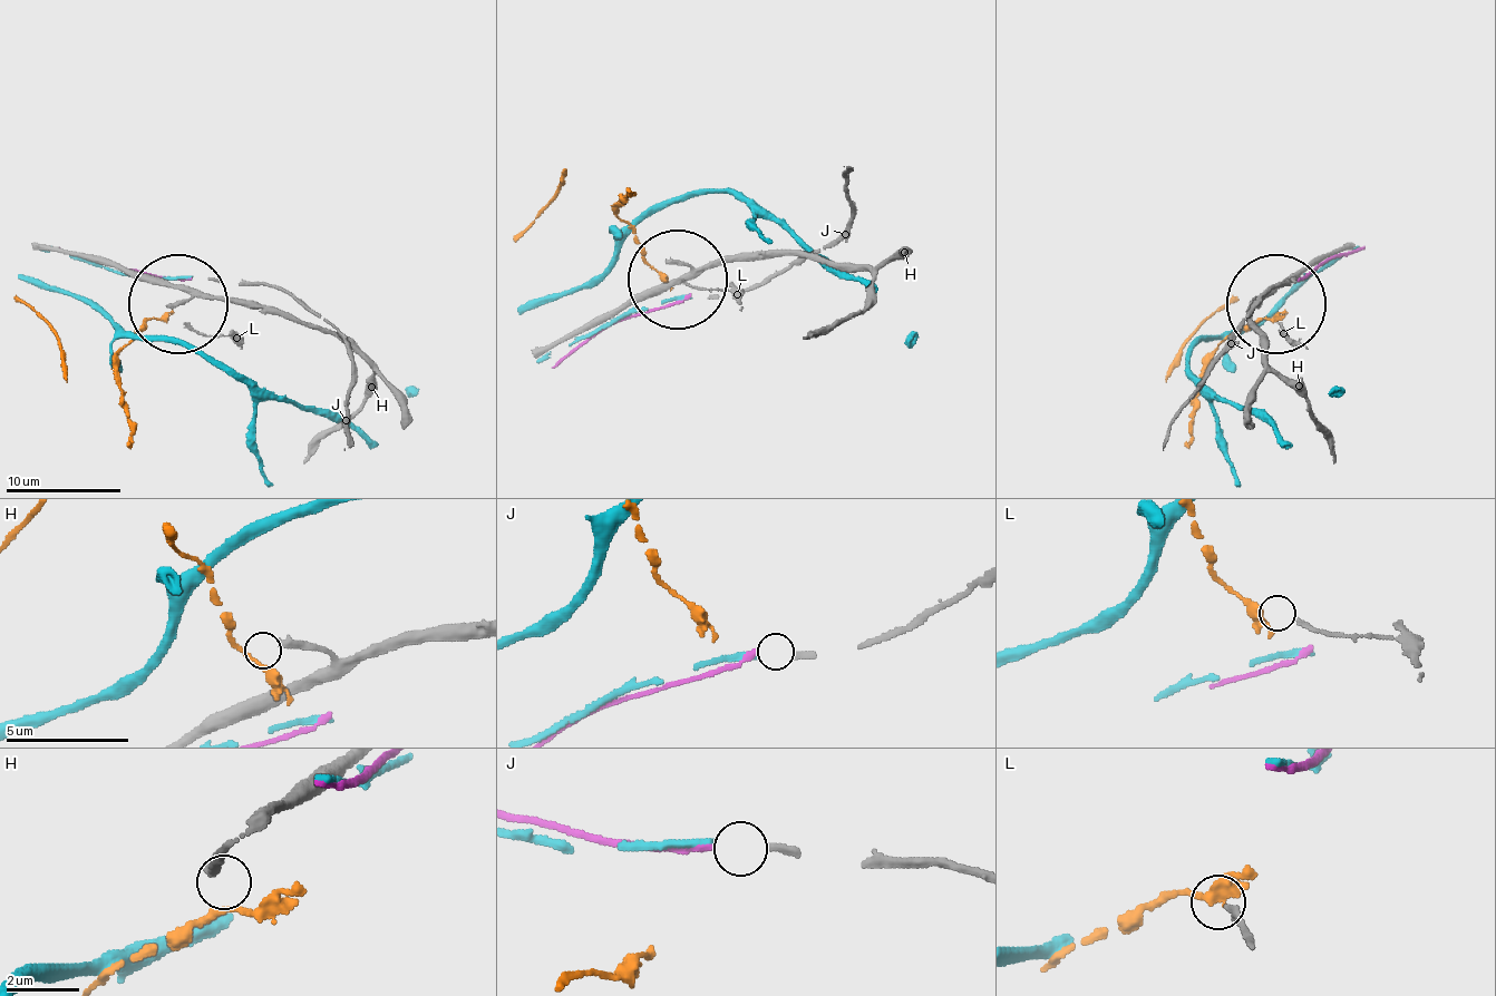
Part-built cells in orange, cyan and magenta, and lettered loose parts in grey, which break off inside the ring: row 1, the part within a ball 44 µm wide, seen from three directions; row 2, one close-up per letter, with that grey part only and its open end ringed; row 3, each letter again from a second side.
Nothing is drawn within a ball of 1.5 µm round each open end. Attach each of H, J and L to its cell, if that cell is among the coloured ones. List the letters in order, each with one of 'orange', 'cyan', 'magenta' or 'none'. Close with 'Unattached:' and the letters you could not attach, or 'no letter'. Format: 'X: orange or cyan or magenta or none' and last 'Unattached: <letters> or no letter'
H: none
J: cyan
L: orange
Unattached: H

